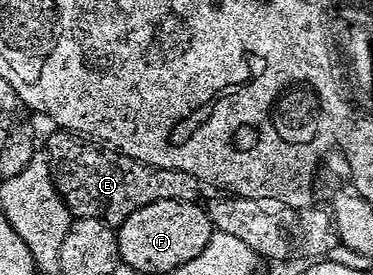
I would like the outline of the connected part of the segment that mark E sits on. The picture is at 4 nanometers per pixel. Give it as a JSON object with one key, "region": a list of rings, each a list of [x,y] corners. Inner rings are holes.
{"region":[[[56,129],[53,132],[46,152],[48,167],[52,171],[56,192],[77,219],[97,219],[116,229],[126,217],[130,217],[130,213],[134,213],[134,209],[142,209],[142,205],[154,201],[194,203],[201,198],[202,184],[190,173],[150,167],[70,131]]]}

